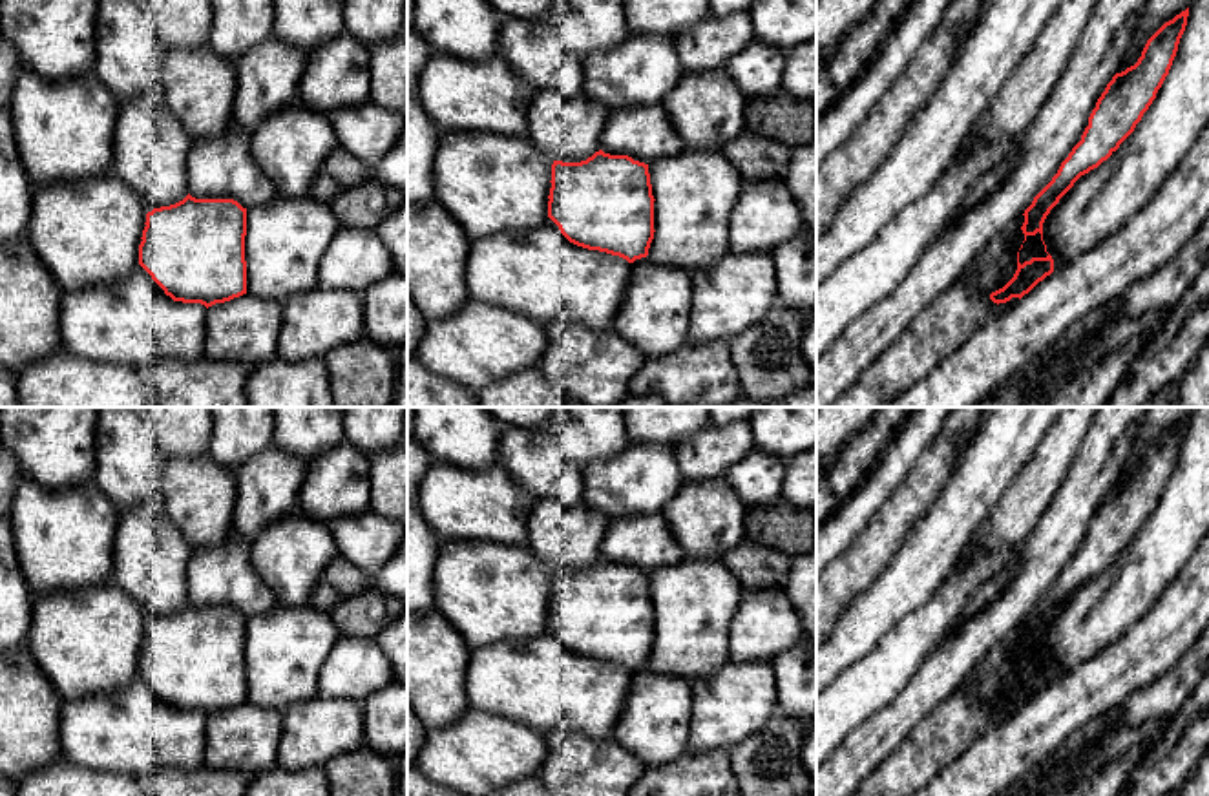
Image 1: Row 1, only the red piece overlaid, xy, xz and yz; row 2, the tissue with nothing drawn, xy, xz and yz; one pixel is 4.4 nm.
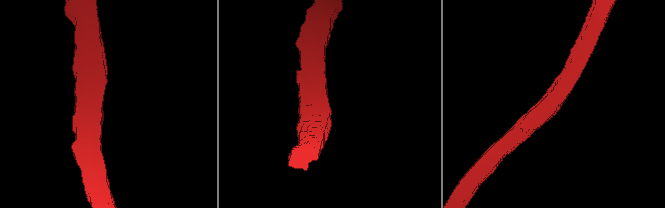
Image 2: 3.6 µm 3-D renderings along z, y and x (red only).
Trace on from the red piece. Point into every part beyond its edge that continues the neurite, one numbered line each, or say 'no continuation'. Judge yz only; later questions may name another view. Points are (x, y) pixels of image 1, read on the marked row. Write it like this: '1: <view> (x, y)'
no continuation

